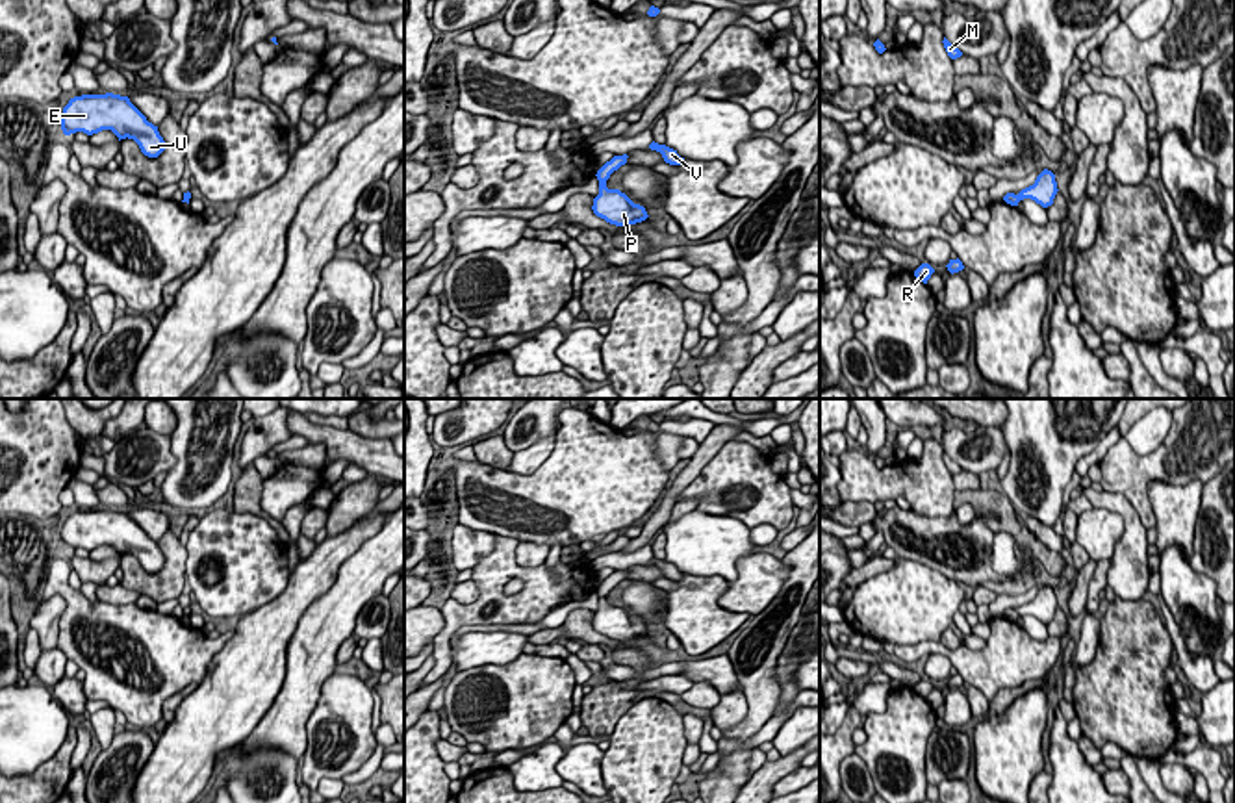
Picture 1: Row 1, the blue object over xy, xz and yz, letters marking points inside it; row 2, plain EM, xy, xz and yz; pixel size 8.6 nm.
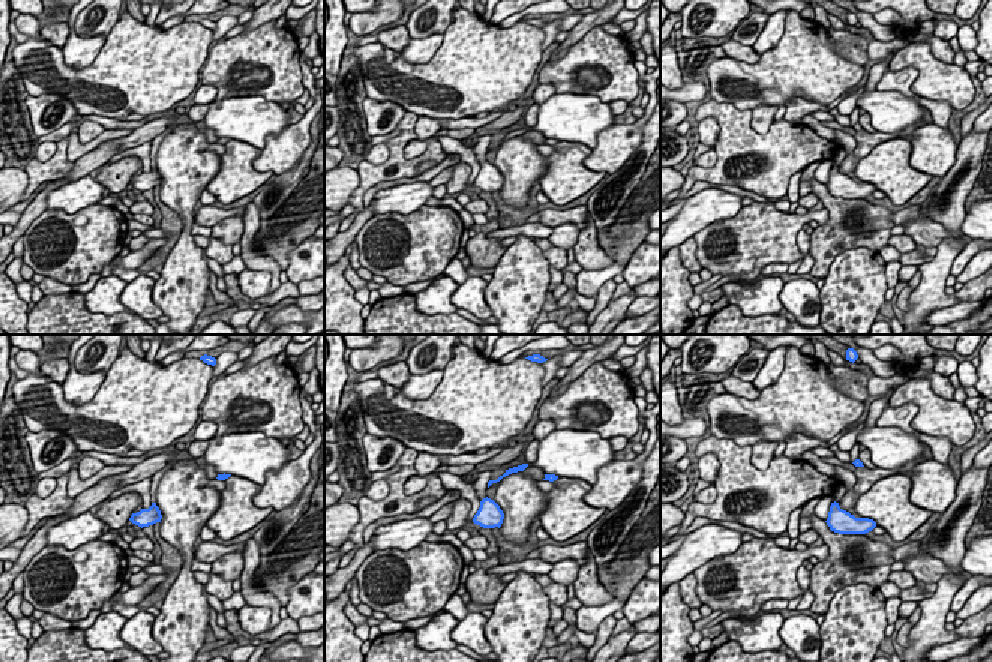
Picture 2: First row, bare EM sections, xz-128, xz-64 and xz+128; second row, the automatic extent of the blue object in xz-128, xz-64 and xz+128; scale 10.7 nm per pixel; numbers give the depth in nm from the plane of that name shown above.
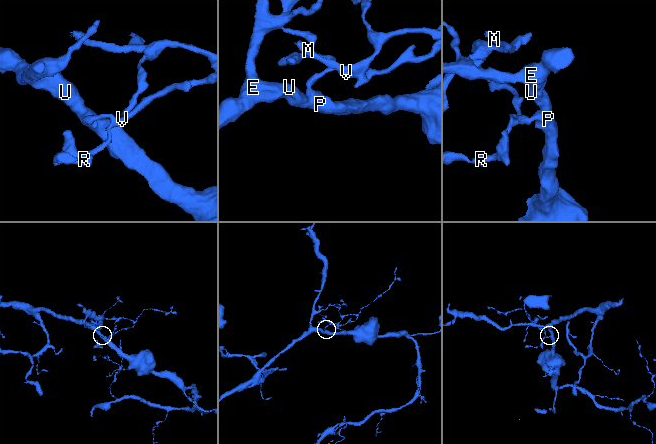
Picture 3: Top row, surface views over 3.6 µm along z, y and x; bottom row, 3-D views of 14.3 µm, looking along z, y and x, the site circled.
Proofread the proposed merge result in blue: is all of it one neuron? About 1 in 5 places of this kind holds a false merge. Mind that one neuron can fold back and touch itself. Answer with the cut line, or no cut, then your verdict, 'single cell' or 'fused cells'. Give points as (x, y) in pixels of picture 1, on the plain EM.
xz (599, 596), (605, 598) | fused cells

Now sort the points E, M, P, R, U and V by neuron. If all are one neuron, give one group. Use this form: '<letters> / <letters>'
E P U / M R V

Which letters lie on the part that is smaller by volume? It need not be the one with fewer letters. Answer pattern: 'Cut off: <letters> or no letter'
Cut off: M, R, V

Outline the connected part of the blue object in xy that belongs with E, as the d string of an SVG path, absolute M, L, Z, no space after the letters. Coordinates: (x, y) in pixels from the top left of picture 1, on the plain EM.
M113 508L70 514L61 529L61 545L65 551L111 545L119 556L134 554L148 573L158 573L165 566L158 542L148 538L128 512Z

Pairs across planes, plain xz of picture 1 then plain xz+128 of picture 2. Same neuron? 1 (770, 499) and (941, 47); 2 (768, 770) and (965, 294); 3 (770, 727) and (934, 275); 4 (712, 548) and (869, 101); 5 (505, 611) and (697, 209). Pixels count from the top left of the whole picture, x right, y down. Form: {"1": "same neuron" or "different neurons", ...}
{"1": "different neurons", "2": "same neuron", "3": "different neurons", "4": "same neuron", "5": "different neurons"}

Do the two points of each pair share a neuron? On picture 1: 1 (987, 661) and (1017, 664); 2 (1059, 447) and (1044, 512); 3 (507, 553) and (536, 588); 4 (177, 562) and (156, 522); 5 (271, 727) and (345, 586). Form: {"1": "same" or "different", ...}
{"1": "same", "2": "same", "3": "same", "4": "different", "5": "same"}

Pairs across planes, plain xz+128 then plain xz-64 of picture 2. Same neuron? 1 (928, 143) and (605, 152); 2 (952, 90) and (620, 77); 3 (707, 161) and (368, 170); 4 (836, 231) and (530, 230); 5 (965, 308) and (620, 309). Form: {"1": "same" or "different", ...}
{"1": "same", "2": "same", "3": "different", "4": "different", "5": "different"}

